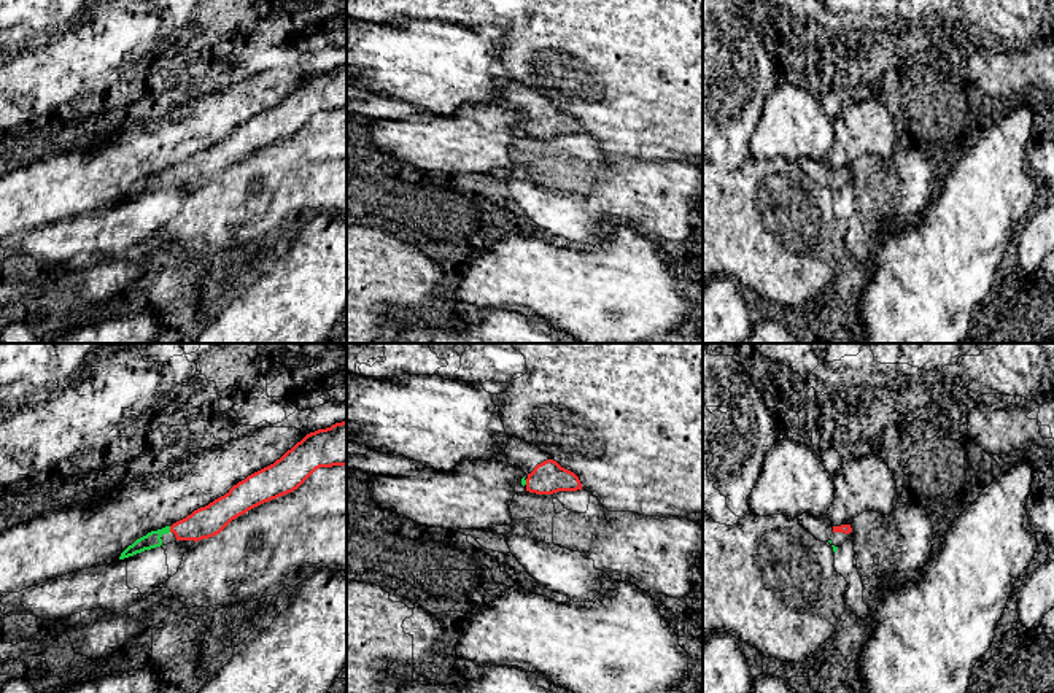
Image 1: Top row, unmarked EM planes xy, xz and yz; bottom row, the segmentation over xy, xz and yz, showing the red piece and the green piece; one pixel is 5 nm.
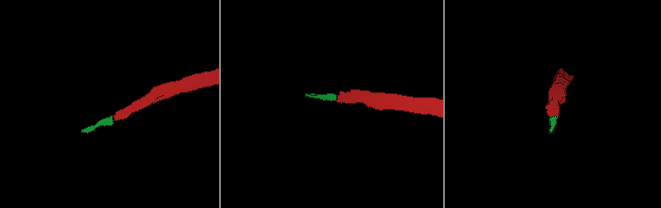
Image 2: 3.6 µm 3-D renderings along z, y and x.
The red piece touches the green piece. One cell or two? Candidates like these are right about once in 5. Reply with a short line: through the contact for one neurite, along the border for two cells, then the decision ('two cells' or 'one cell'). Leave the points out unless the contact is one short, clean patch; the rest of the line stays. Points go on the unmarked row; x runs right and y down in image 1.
line xy (210, 164), (193, 172), (170, 174), (161, 175), (153, 183); one cell

